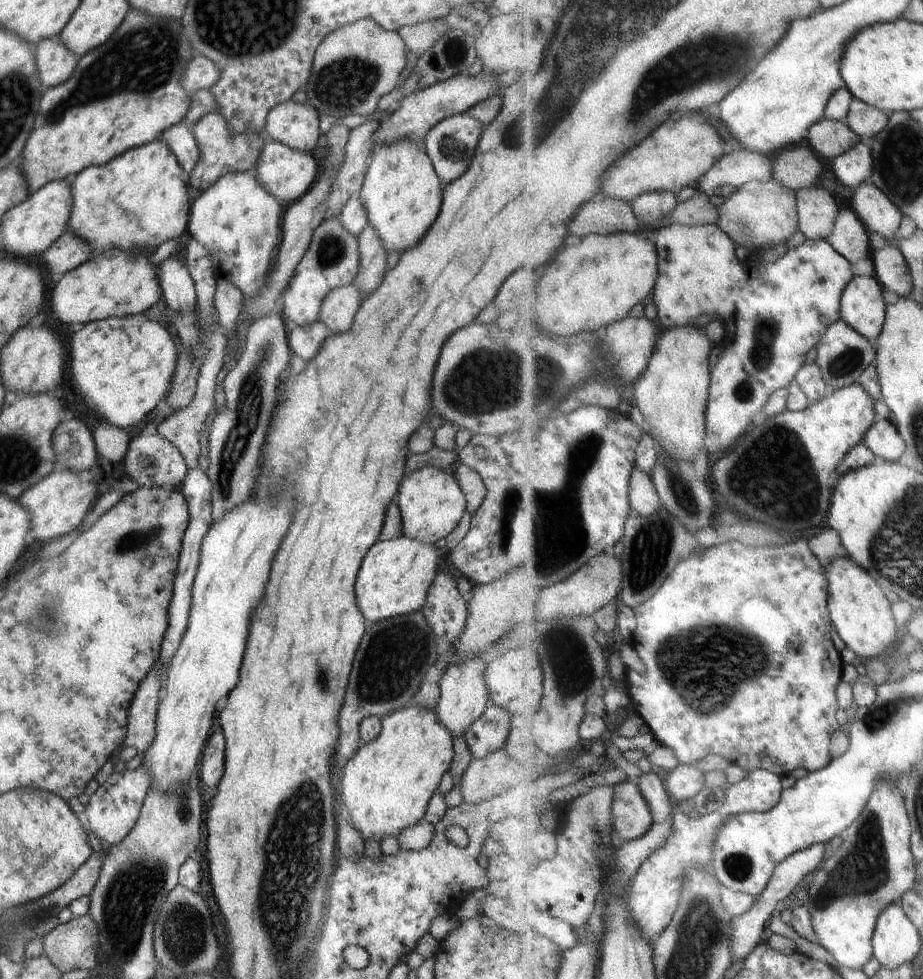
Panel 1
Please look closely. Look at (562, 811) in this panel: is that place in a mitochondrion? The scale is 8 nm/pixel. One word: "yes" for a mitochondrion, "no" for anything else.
no

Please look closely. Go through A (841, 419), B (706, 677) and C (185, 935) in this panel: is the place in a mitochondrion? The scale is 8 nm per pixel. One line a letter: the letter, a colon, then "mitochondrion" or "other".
A: other
B: mitochondrion
C: mitochondrion

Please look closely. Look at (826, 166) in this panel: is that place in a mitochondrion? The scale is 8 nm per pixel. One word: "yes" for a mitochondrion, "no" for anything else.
no

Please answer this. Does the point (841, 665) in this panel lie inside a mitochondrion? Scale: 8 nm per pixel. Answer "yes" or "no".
no

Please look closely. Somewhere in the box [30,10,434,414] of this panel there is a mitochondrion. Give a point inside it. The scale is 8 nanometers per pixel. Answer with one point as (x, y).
(140, 61)

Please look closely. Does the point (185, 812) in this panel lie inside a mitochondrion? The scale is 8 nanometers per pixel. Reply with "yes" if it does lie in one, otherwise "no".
yes

